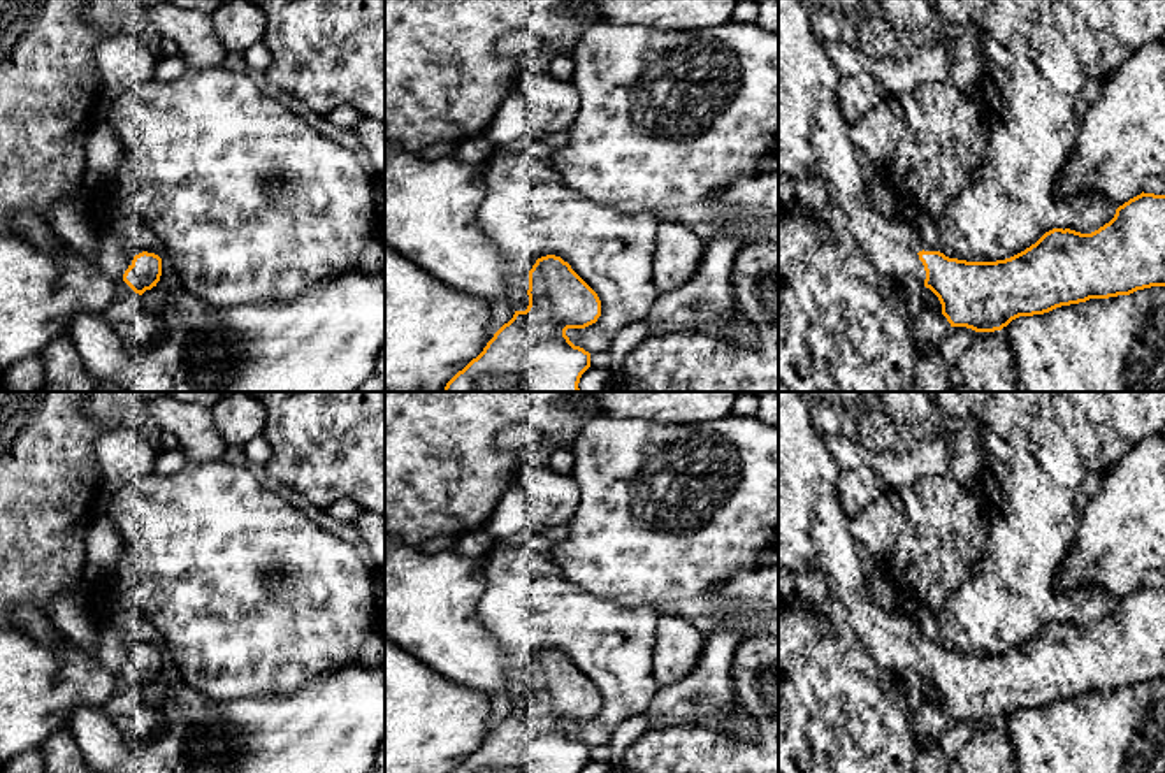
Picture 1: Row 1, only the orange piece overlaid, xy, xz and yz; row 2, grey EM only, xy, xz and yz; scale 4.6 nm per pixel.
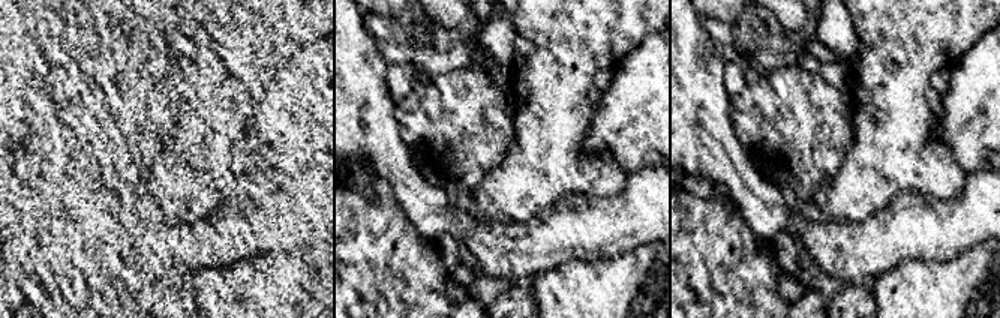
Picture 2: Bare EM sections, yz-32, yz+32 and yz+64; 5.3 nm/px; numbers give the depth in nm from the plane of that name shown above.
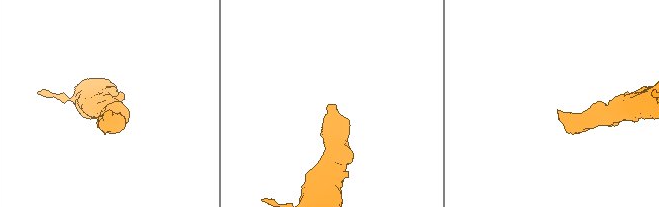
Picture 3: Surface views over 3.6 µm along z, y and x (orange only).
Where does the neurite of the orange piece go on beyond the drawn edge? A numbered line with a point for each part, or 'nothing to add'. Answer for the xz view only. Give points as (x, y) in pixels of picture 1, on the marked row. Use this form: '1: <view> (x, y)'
nothing to add

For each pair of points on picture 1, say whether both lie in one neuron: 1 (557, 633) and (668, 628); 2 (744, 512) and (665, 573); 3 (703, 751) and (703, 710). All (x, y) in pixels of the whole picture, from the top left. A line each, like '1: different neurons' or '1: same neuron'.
1: different neurons
2: same neuron
3: different neurons

